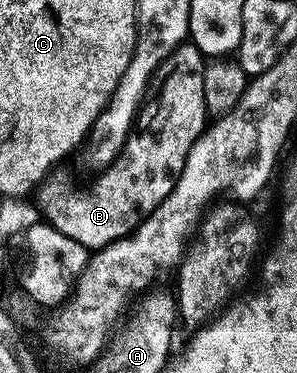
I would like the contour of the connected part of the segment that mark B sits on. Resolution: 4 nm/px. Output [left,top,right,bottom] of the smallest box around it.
[35,44,207,252]

